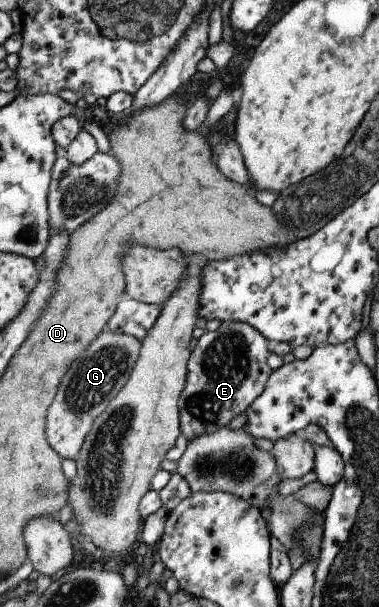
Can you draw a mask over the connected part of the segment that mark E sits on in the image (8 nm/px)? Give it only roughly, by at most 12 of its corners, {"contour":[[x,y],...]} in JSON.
{"contour":[[220,322],[189,352],[178,400],[187,442],[224,428],[272,371],[269,342]]}

